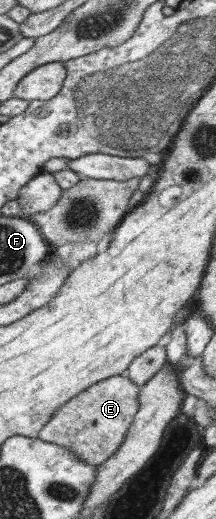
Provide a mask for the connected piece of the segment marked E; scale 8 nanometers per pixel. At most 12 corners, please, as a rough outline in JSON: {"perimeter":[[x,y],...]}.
{"perimeter":[[124,374],[58,407],[37,439],[97,466],[138,410]]}

